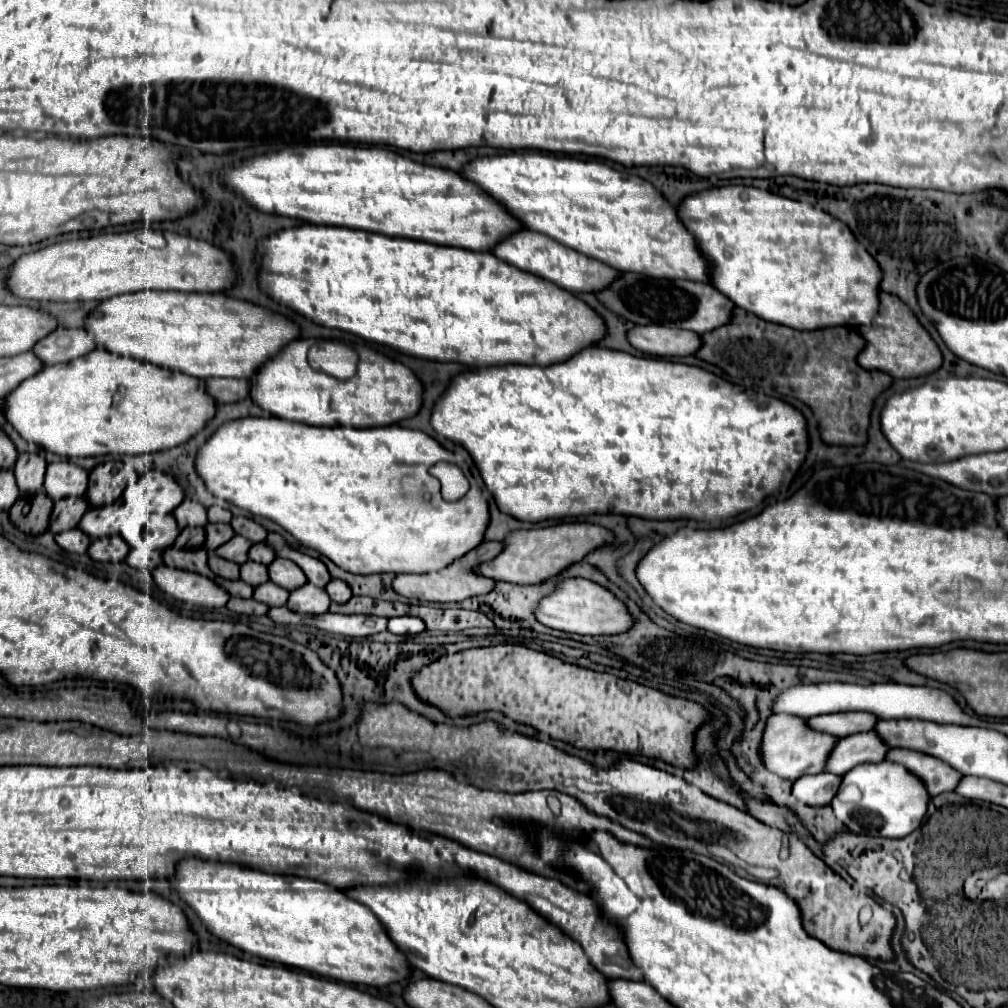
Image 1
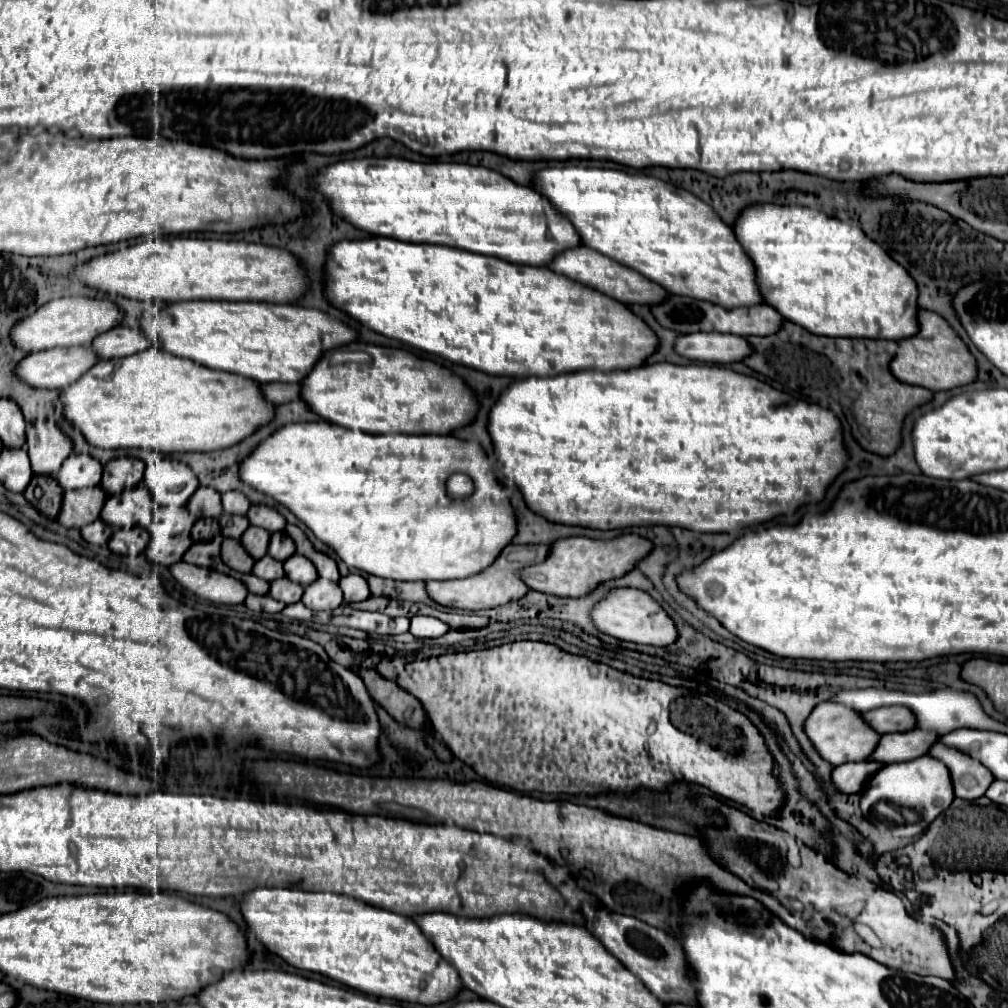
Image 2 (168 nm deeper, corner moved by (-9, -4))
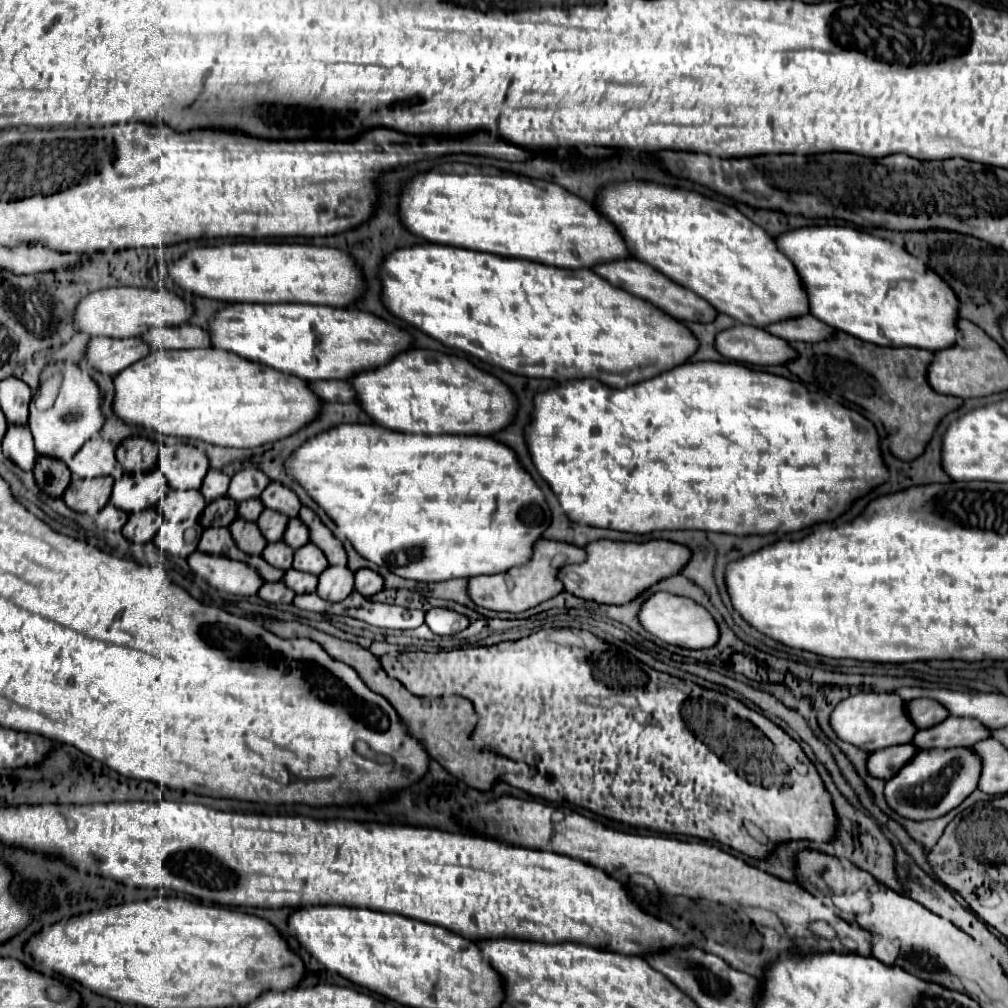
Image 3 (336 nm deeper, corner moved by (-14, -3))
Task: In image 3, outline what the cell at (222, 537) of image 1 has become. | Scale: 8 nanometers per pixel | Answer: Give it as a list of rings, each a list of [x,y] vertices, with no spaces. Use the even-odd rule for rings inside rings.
[[[256,498],[256,500],[246,500],[246,502],[242,502],[242,504],[238,504],[238,518],[242,518],[242,520],[252,520],[252,522],[256,522],[258,520],[258,516],[262,514],[262,502]]]

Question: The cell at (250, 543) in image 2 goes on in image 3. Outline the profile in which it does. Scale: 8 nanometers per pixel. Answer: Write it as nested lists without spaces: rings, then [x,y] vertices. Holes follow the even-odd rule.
[[[264,510],[256,524],[258,524],[262,536],[266,538],[266,542],[280,542],[282,540],[282,534],[286,530],[288,520],[286,520],[286,516],[280,516],[278,512]]]

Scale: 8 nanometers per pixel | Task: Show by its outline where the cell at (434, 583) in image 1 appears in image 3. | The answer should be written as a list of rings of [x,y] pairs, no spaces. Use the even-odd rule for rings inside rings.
[[[540,538],[534,548],[532,556],[526,564],[518,566],[518,578],[512,576],[512,572],[502,572],[502,574],[492,574],[492,576],[476,576],[468,580],[468,596],[476,606],[488,608],[488,610],[506,610],[506,612],[524,612],[544,600],[550,600],[552,596],[562,592],[562,582],[556,580],[556,570],[558,566],[554,564],[554,558],[558,554],[566,554],[566,564],[570,562],[582,562],[584,552],[578,546],[566,544],[566,542],[554,542],[554,540],[544,540]]]

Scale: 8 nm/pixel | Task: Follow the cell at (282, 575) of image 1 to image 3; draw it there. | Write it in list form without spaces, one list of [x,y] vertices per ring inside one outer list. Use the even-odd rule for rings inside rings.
[[[308,542],[306,546],[302,546],[294,552],[294,566],[292,568],[318,576],[328,568],[328,560],[324,558],[320,548],[316,548],[314,544]]]

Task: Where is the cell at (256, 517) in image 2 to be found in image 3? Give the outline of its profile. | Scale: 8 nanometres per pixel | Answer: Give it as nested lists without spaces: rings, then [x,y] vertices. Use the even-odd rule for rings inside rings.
[[[268,484],[266,490],[260,494],[260,500],[264,504],[264,508],[276,510],[288,518],[296,518],[298,510],[300,510],[300,502],[296,498],[296,494],[288,488],[284,488],[282,484]]]

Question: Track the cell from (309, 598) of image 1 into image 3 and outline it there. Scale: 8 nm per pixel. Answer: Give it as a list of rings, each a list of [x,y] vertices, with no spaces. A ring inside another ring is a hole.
[[[328,566],[322,576],[318,576],[316,594],[328,602],[342,602],[354,590],[354,572],[348,568]]]

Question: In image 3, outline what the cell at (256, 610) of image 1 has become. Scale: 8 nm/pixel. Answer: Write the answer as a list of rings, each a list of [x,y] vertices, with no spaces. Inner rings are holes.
[[[278,582],[278,584],[262,584],[262,588],[258,590],[258,596],[270,604],[278,604],[278,602],[290,604],[294,598],[294,592],[290,592],[290,588],[286,588],[282,582]]]

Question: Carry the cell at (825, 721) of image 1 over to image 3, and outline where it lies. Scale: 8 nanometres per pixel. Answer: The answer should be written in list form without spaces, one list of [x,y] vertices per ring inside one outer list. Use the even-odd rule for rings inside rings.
[[[928,698],[910,700],[904,704],[904,710],[916,728],[930,728],[934,724],[940,724],[948,716],[942,704],[938,704],[936,700],[928,700]]]

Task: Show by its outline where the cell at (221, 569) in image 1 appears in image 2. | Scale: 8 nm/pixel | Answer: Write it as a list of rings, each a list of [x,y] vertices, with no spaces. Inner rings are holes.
[[[223,539],[223,545],[221,545],[221,559],[233,567],[235,571],[241,571],[241,573],[251,573],[251,567],[255,563],[253,557],[249,557],[249,553],[245,553],[241,541],[233,541],[233,539]]]

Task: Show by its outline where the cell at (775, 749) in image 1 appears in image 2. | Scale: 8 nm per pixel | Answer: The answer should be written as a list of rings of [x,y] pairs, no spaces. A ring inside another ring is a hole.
[[[825,701],[817,705],[813,713],[807,717],[805,731],[809,739],[815,743],[821,757],[833,765],[869,759],[869,753],[873,753],[873,749],[877,747],[877,741],[881,739],[881,733],[877,733],[871,725],[867,725],[861,711],[845,709],[845,705],[837,705],[835,701]]]

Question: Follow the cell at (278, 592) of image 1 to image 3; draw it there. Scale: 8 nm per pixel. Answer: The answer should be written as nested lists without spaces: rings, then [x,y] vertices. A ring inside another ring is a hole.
[[[290,568],[290,572],[284,574],[282,582],[294,590],[296,594],[310,594],[316,590],[316,584],[318,584],[318,578],[316,576],[310,576],[306,572],[298,572],[294,568]]]

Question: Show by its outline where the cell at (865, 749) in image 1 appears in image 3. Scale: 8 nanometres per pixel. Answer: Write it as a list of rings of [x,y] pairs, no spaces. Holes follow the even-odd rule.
[[[948,716],[942,724],[936,724],[926,730],[918,730],[912,738],[912,744],[918,750],[932,750],[932,748],[958,748],[970,744],[976,744],[978,740],[984,740],[990,736],[988,728],[982,728],[982,724],[974,724],[974,720],[962,720],[956,716]]]

